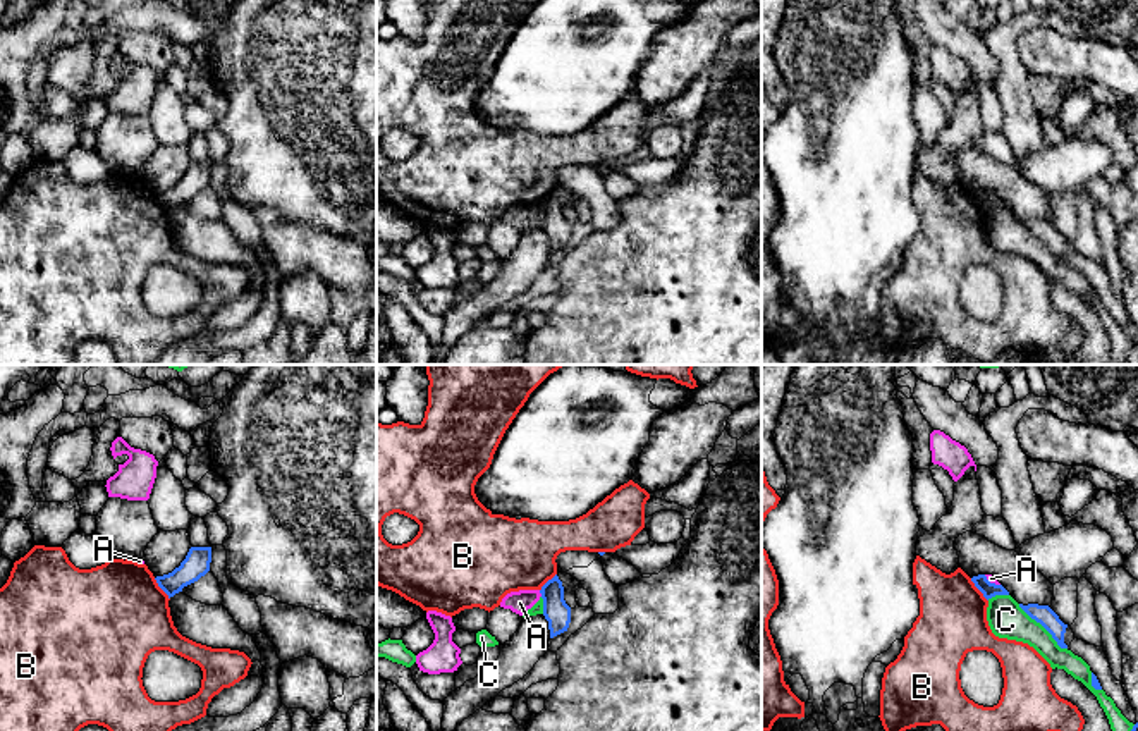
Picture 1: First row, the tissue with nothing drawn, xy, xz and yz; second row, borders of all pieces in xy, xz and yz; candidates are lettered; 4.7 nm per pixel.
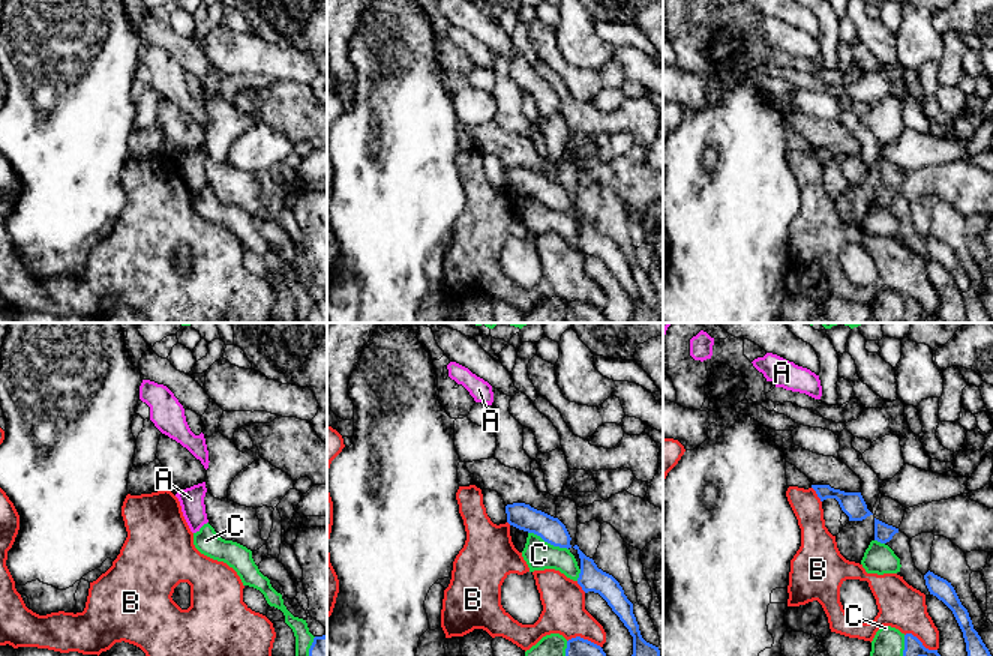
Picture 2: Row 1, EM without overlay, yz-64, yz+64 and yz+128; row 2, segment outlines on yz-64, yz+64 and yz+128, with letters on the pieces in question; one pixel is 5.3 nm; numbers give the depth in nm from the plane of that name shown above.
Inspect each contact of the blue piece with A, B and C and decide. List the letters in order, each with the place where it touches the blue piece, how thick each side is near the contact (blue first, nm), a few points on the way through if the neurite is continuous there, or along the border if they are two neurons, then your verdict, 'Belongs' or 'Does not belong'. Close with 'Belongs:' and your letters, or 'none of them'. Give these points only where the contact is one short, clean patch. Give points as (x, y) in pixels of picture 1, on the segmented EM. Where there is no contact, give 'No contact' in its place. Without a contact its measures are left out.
A: Touches blue at xz (540, 592). Thickness 120 nm (blue) against 100 nm. Boundary: xz (538, 590), (542, 595). Does not belong
B: Touches blue at yz (978, 589). Thickness 70 nm (blue) against 320 nm. Does not belong
C: Touches blue at yz (1044, 626). Thickness 90 nm (blue) against 170 nm. Does not belong
Belongs: none of them

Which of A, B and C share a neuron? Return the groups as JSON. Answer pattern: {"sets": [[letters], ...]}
{"sets": [["A"], ["B"], ["C"]]}

